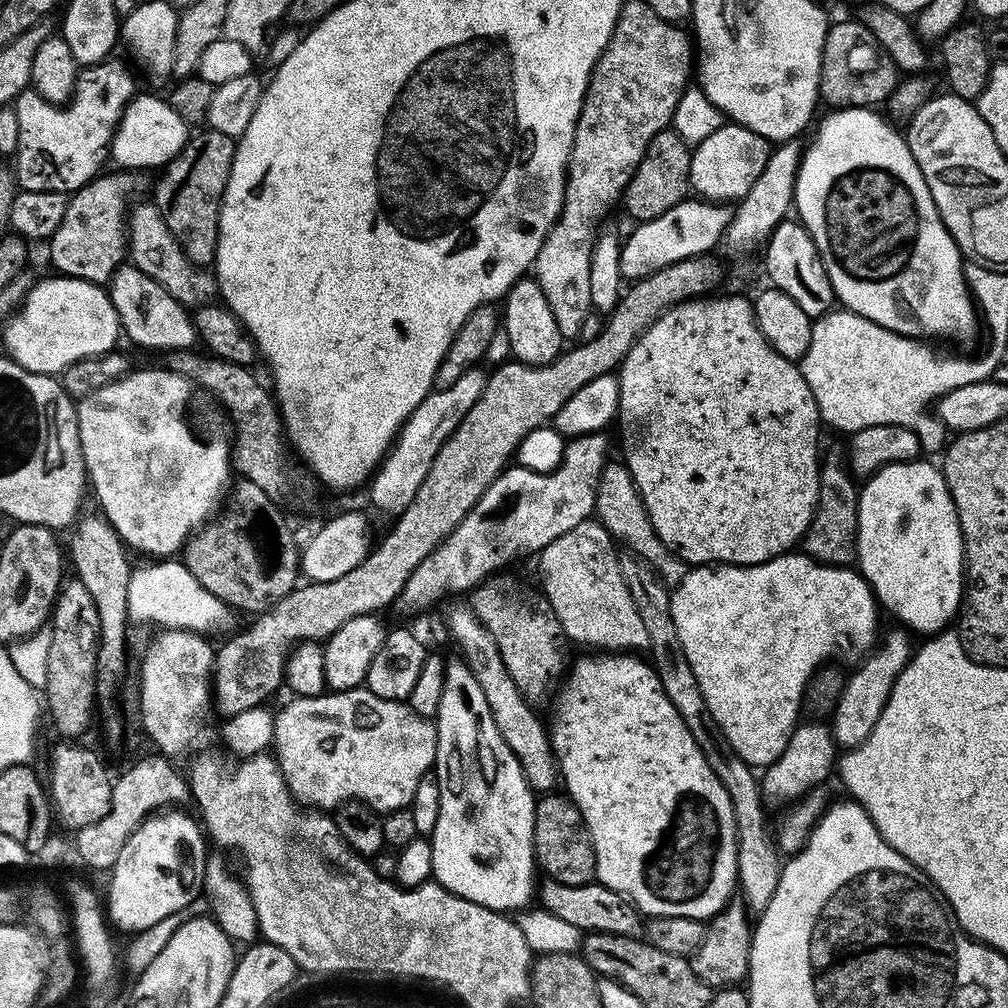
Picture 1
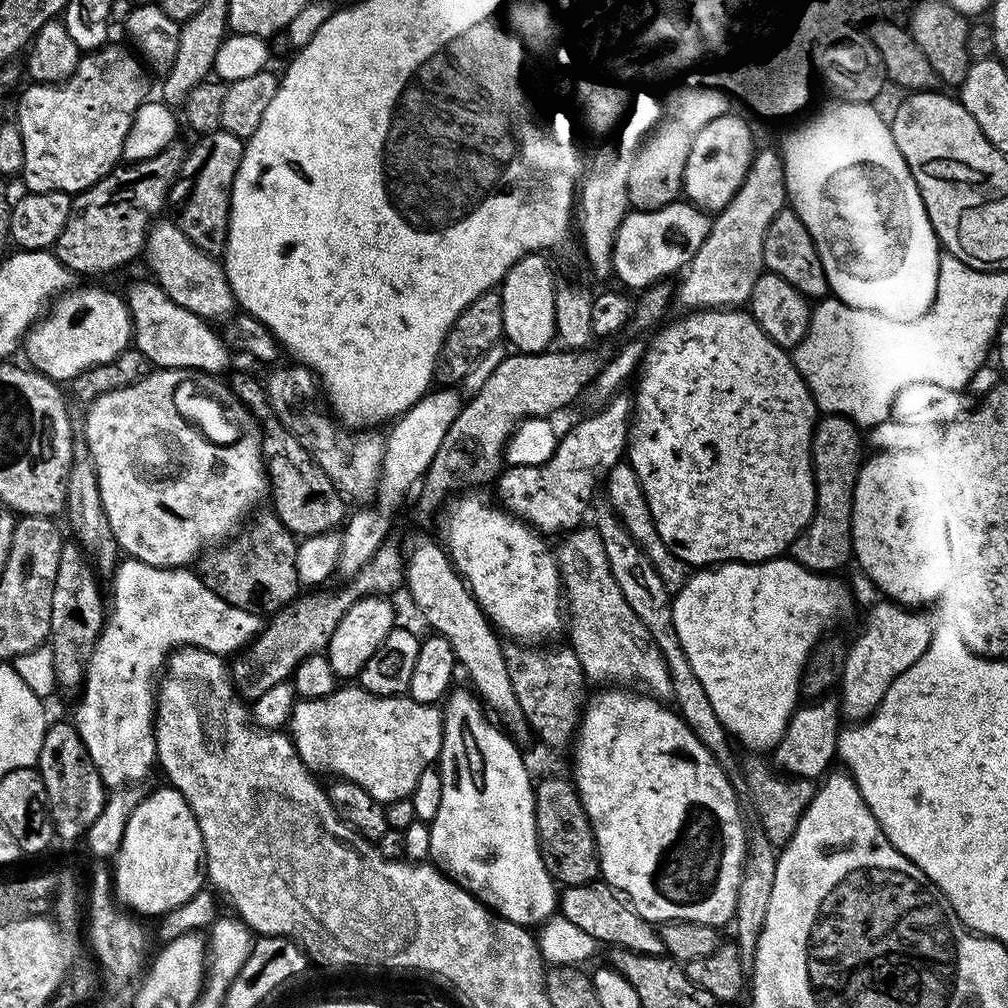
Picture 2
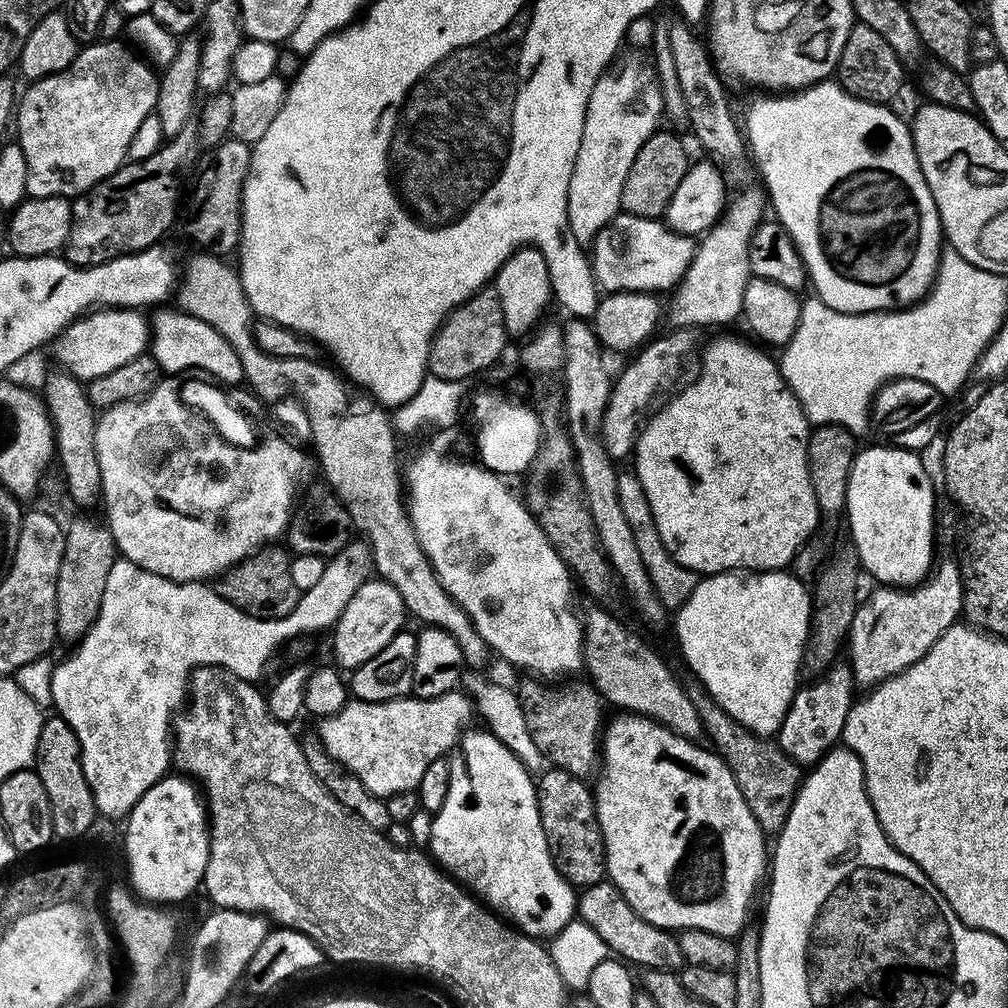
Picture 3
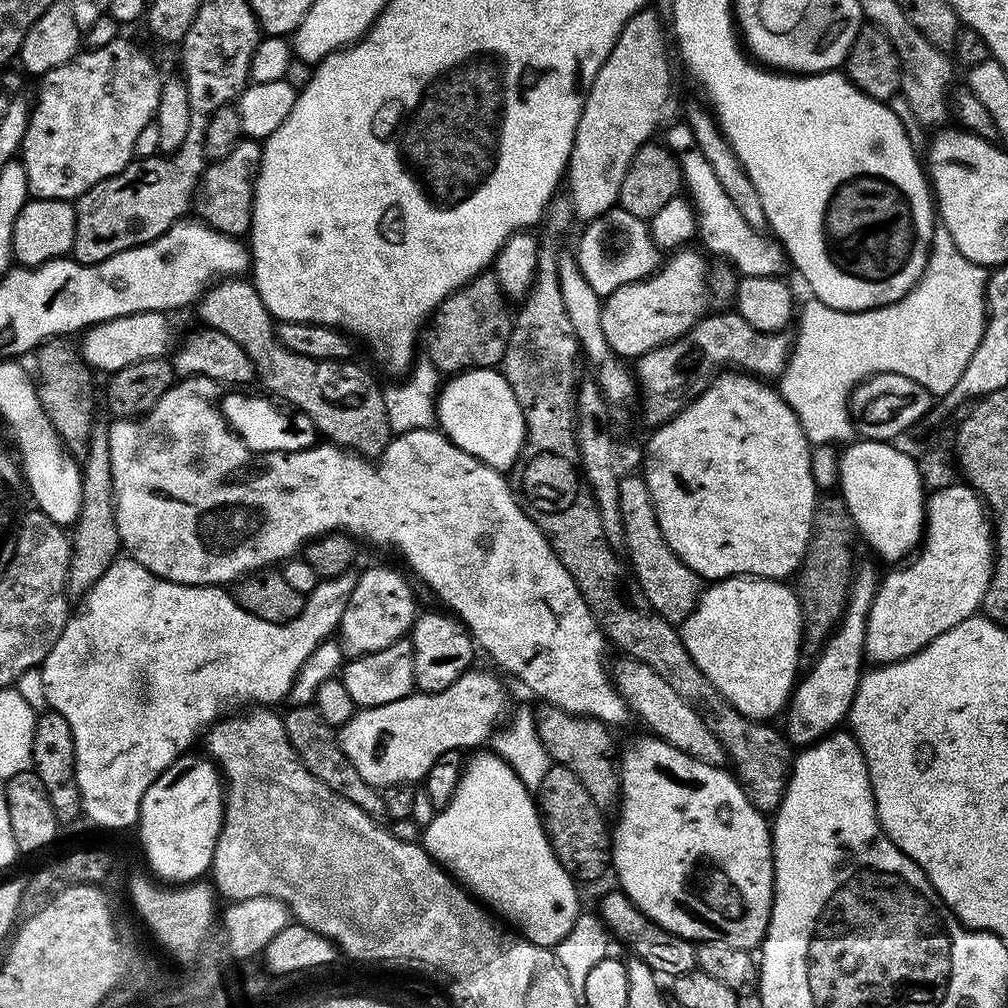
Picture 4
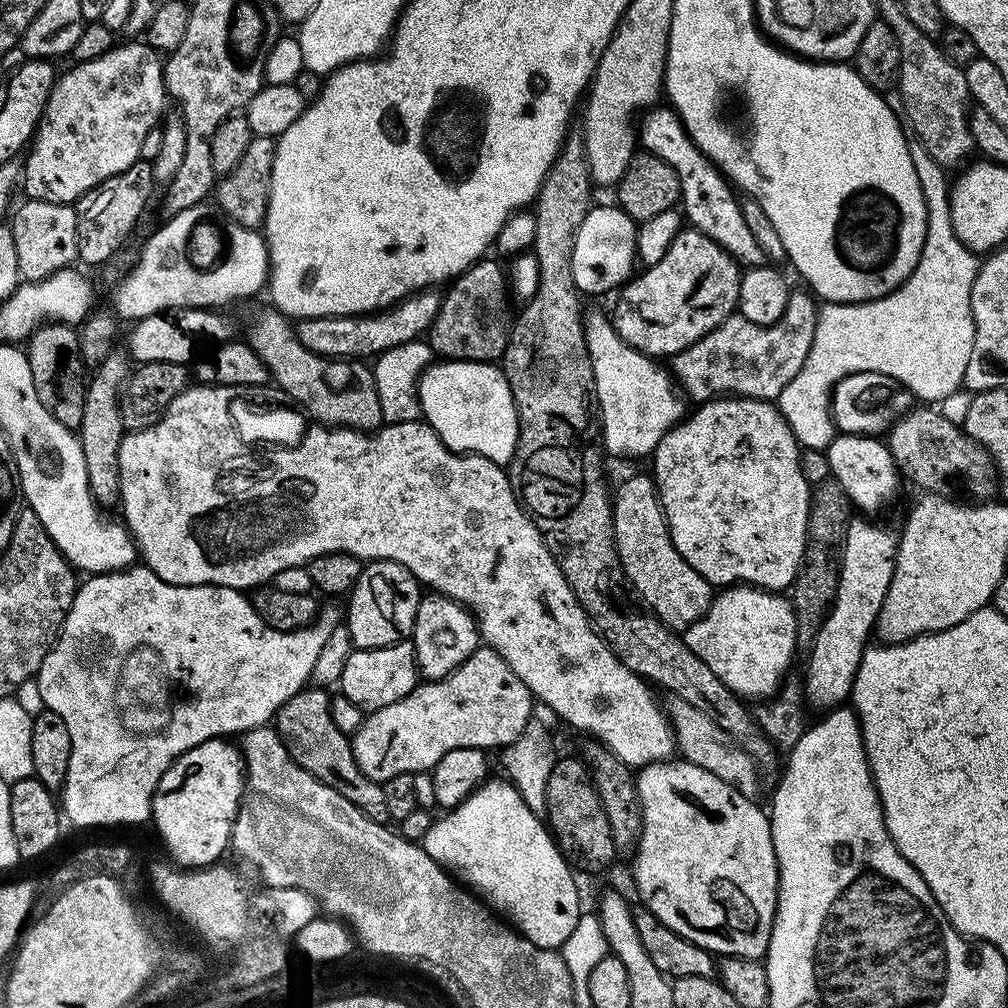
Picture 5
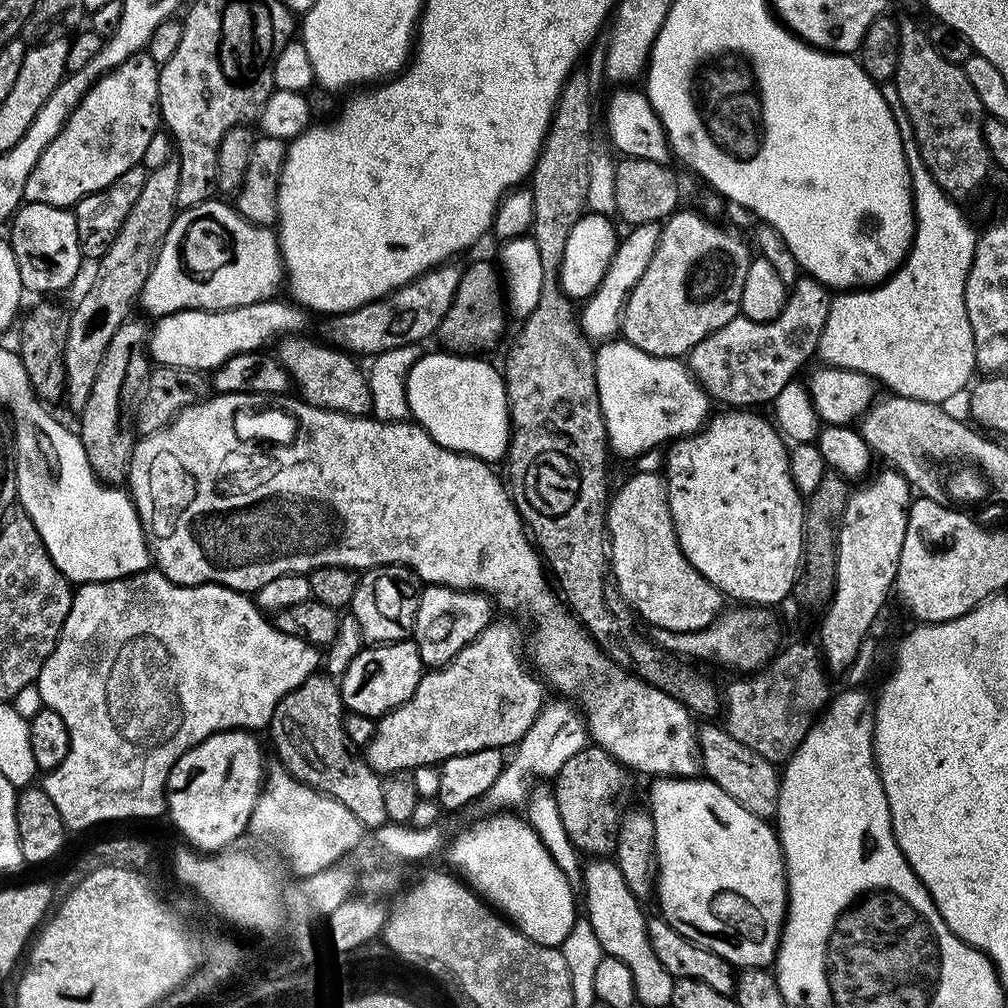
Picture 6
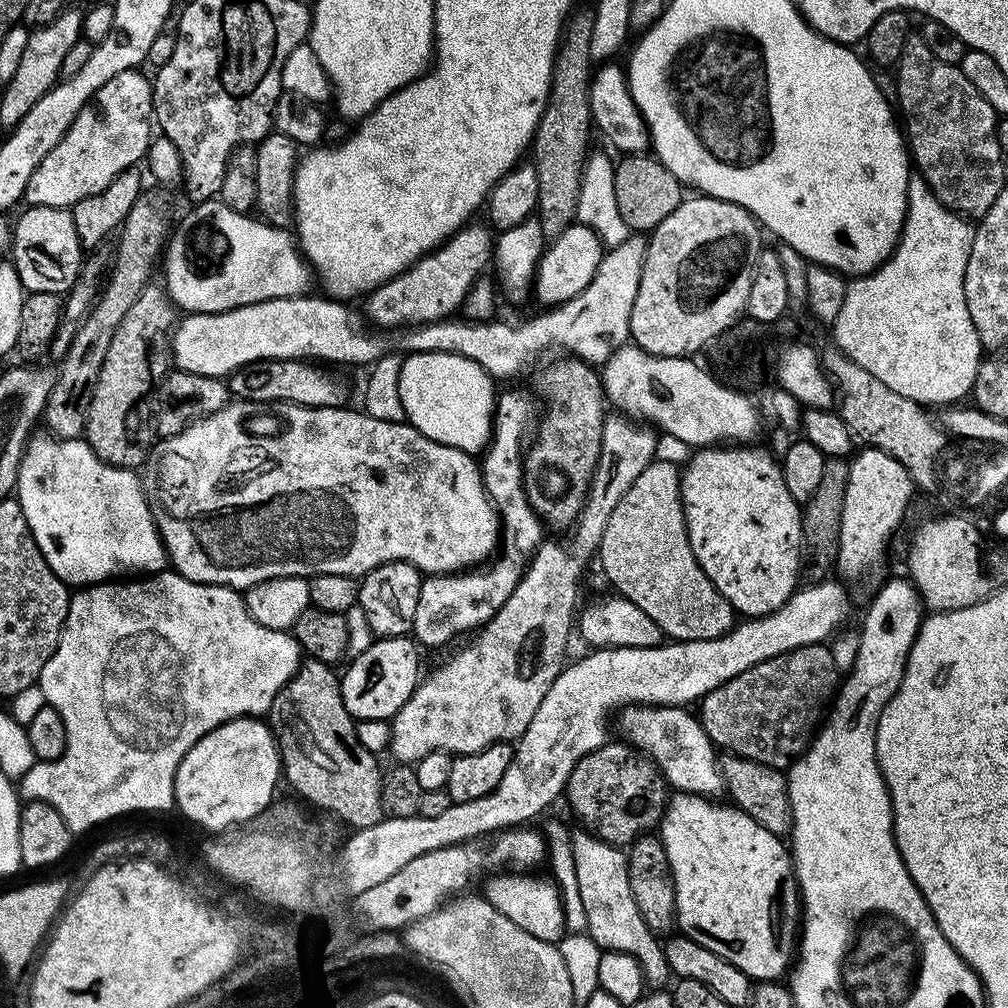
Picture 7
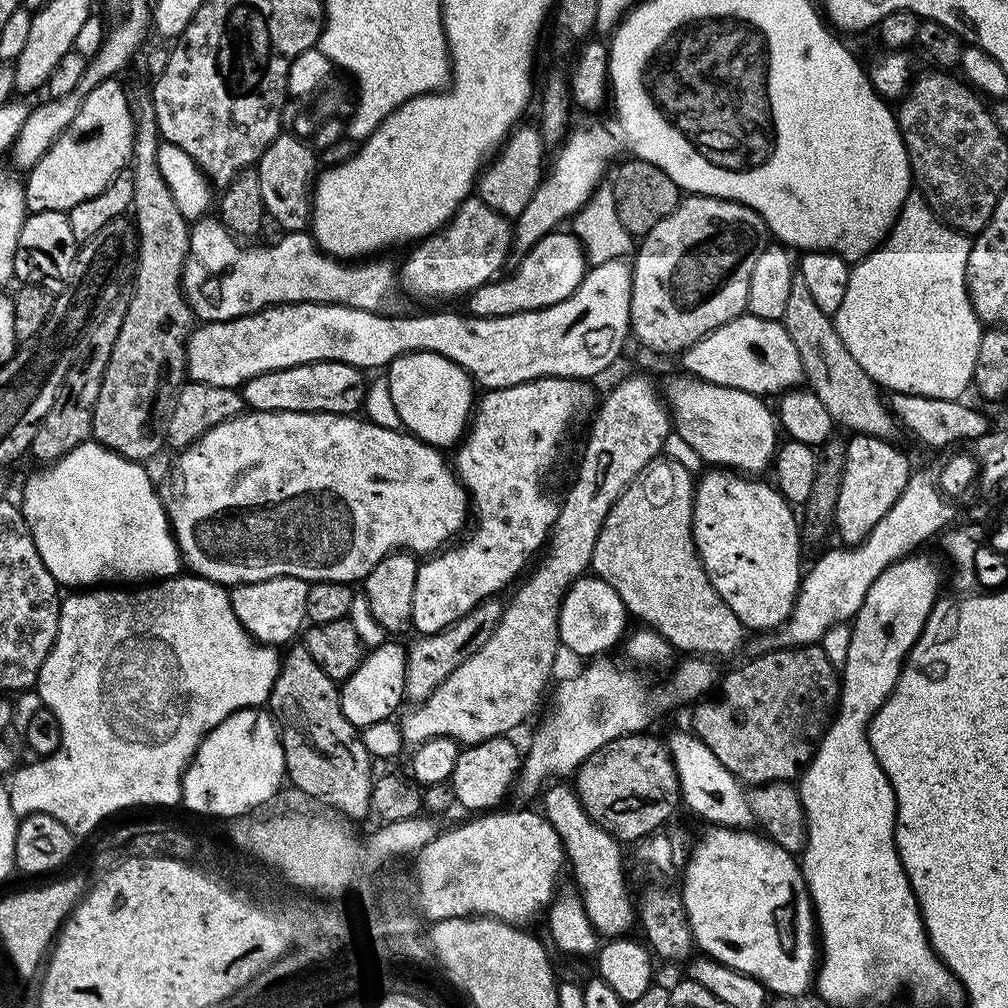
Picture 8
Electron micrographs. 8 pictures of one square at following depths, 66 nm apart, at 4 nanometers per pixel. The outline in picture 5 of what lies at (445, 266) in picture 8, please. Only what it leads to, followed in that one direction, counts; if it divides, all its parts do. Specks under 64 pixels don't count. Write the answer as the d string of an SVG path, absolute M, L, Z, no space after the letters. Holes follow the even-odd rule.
M425 290L417 292L415 296L405 296L399 304L383 309L379 314L306 316L295 321L294 329L298 342L302 342L306 350L314 350L314 354L339 360L367 361L391 347L421 339L438 314L440 297L439 291Z

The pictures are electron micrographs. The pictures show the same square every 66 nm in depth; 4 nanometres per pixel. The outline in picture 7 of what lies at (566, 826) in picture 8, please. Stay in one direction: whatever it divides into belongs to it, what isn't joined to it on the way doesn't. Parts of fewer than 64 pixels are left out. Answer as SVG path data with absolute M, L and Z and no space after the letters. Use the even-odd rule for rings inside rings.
M576 830L571 833L574 871L578 874L578 894L586 909L586 933L605 952L630 954L642 966L644 983L664 986L670 980L664 945L642 922L634 894L630 894L627 855L617 845L602 842L591 832Z

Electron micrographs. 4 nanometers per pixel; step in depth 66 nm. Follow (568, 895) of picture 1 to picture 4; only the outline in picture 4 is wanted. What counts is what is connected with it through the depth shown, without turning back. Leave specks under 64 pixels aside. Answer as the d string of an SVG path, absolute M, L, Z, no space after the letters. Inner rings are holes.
M613 890L606 893L600 900L598 916L607 931L613 937L616 935L632 951L631 955L635 959L644 960L646 966L650 966L650 970L654 970L661 977L671 978L697 971L696 944L686 938L676 936L670 930L658 926L658 922L648 919L648 915L638 910L638 906L634 906L634 902L625 892Z

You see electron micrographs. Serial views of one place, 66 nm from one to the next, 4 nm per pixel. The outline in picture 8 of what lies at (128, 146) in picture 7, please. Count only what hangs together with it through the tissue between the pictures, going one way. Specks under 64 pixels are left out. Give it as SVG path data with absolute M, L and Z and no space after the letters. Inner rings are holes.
M119 79L103 80L82 102L78 114L74 114L74 122L66 126L64 133L42 154L42 158L32 168L27 169L24 186L24 206L29 213L33 212L69 212L78 202L86 202L86 198L94 198L94 194L102 194L106 186L119 172L129 167L134 146L136 123L132 117L132 101L129 89L120 85Z

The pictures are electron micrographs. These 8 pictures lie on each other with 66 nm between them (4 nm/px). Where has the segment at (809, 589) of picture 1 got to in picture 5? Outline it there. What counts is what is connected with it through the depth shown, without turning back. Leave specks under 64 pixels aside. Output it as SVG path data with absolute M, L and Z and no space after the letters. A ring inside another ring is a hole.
M746 584L725 587L713 595L706 614L682 632L686 646L690 646L690 650L694 650L694 654L698 654L698 658L702 658L702 662L706 662L706 666L722 678L725 686L741 698L752 699L752 702L776 694L777 688L789 675L792 655L798 652L796 615L792 613L791 603L782 597L780 592L769 592L767 588L753 588Z

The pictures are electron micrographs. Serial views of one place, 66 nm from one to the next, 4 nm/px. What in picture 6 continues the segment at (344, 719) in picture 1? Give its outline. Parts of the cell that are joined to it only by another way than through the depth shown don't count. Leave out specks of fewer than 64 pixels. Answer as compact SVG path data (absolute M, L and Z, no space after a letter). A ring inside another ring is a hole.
M497 619L495 622L489 624L487 628L481 630L474 638L474 642L467 644L466 647L450 661L450 663L444 664L440 668L425 671L418 682L418 690L414 690L412 697L410 697L410 699L408 699L400 708L395 708L392 712L387 712L385 716L379 717L379 719L376 720L376 729L372 735L372 741L366 746L366 759L371 768L381 774L407 772L417 768L427 768L429 766L439 765L446 758L457 756L458 754L466 754L467 752L473 752L474 750L482 750L483 748L498 748L504 750L507 749L507 744L509 744L509 746L515 746L519 743L526 732L530 730L531 724L535 722L536 716L546 703L546 697L544 697L545 685L541 683L535 675L532 675L533 677L528 676L529 669L527 667L524 669L523 666L520 665L520 648L522 652L522 640L520 644L519 638L516 637L515 626L507 624L504 620L499 620L500 619Z

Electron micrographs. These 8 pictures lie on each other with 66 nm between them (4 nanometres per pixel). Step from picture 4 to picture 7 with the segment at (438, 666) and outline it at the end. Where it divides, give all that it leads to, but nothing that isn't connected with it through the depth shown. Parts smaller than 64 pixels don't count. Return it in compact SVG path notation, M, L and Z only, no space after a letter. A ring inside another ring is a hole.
M503 391L499 393L492 418L492 438L482 453L484 462L482 460L479 467L480 477L484 480L484 488L488 492L488 499L500 517L502 551L495 559L483 566L463 572L428 574L421 579L418 610L414 610L411 630L417 645L425 649L426 647L440 648L443 644L450 643L455 636L462 635L463 632L471 633L473 630L483 628L504 605L506 598L514 594L518 582L524 577L526 558L531 557L532 553L540 547L542 521L530 506L524 493L522 453L525 451L526 444L525 441L520 441L527 432L529 435L533 424L532 404L528 401L526 393Z

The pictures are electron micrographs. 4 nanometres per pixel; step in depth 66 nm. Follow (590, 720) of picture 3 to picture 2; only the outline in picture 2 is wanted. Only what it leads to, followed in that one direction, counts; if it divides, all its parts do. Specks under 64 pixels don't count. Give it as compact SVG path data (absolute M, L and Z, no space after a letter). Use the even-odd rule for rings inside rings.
M519 642L504 644L506 674L514 686L514 698L522 706L525 725L536 731L536 736L548 748L567 749L573 743L586 703L586 677L571 646L525 646Z

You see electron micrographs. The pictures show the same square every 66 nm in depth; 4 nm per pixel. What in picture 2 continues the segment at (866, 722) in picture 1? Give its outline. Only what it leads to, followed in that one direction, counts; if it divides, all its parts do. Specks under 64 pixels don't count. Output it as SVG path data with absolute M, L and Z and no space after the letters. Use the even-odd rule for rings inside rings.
M887 598L881 599L881 604L876 604L868 612L868 617L864 620L864 629L860 632L860 637L853 644L847 645L848 657L844 663L844 668L840 671L840 683L838 685L838 703L843 719L848 722L859 722L868 719L875 712L876 707L886 698L886 690L898 679L926 650L932 641L934 624L928 621L927 611L913 610L907 606L901 606Z

